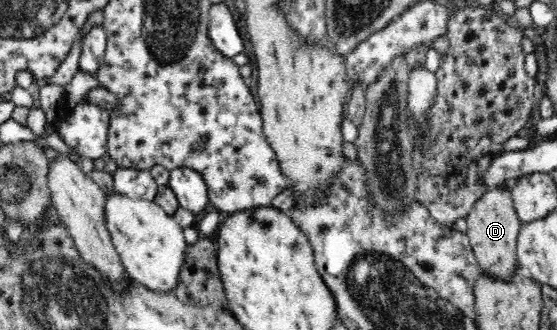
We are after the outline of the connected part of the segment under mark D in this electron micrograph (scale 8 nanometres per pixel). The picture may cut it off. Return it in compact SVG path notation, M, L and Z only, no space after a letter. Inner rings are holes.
M506 187L488 189L477 201L466 216L467 236L482 273L499 280L510 280L516 270L518 232L522 222L514 209L511 192Z

